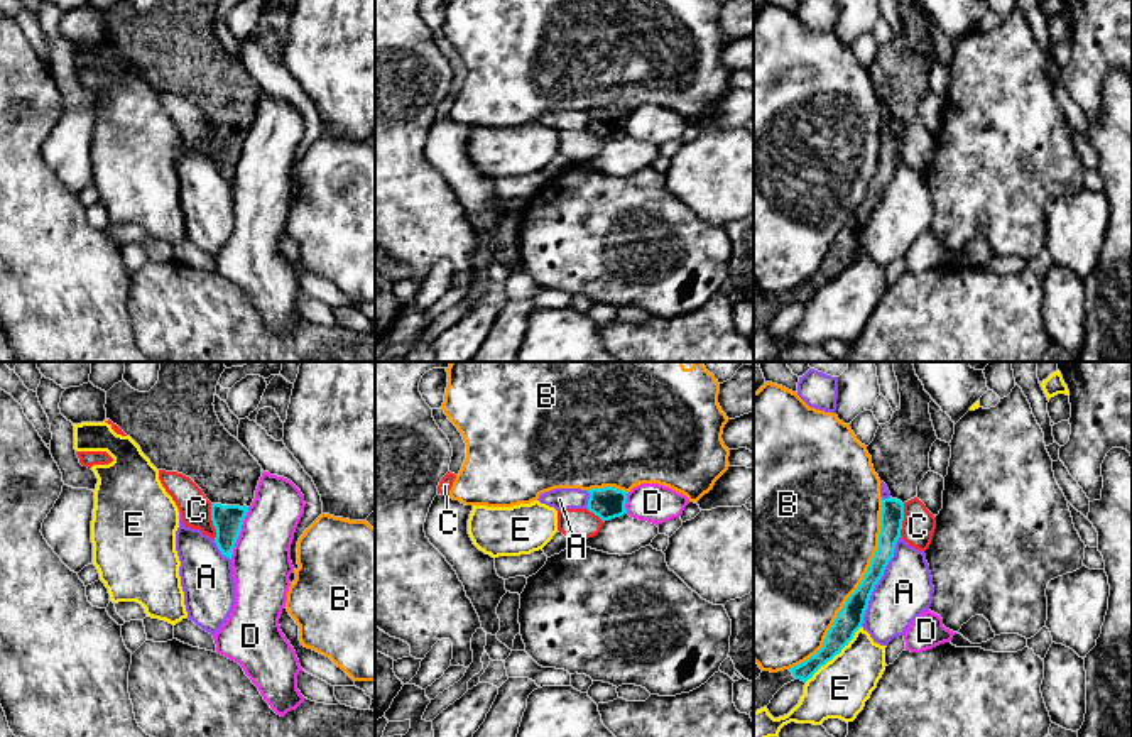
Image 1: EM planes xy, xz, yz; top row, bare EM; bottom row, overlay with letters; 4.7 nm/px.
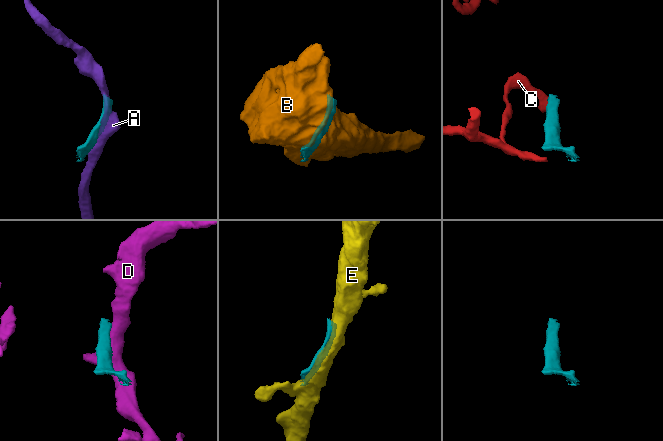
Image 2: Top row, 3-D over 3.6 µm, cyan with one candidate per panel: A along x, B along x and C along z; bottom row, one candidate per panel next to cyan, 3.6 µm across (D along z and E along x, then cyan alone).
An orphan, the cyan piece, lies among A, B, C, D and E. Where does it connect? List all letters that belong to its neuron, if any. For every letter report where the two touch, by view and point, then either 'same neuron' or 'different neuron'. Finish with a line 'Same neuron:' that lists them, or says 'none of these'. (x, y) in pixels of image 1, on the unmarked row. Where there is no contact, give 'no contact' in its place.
A: yz (877, 203) | different neuron
B: yz (857, 210) | different neuron
C: xy (212, 141) | different neuron
D: xy (239, 154) | different neuron
E: yz (835, 276) | different neuron
Same neuron: none of these

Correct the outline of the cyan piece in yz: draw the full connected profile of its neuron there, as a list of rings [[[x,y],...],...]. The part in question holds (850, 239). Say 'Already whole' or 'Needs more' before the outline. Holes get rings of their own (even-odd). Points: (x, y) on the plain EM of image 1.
Needs more. [[[897,0],[897,3],[901,30],[889,44],[879,47],[873,63],[867,68],[875,95],[890,113],[889,120],[882,120],[879,169],[862,205],[838,233],[823,269],[791,291],[762,292],[754,303],[754,333],[767,328],[784,306],[794,301],[806,304],[853,260],[863,245],[870,216],[894,177],[904,142],[904,125],[917,118],[919,103],[931,93],[929,73],[938,61],[929,35],[933,20],[919,0]]]

